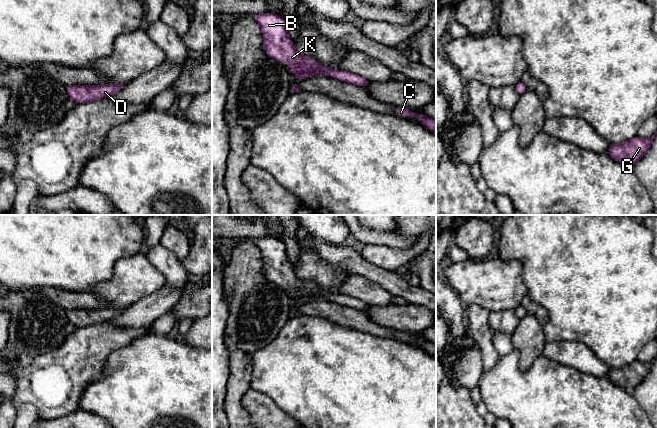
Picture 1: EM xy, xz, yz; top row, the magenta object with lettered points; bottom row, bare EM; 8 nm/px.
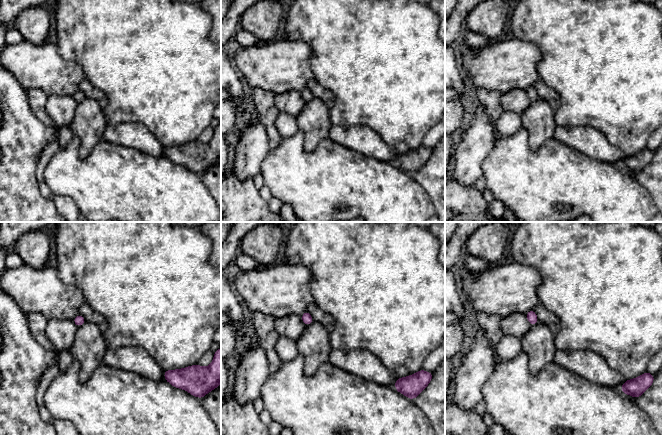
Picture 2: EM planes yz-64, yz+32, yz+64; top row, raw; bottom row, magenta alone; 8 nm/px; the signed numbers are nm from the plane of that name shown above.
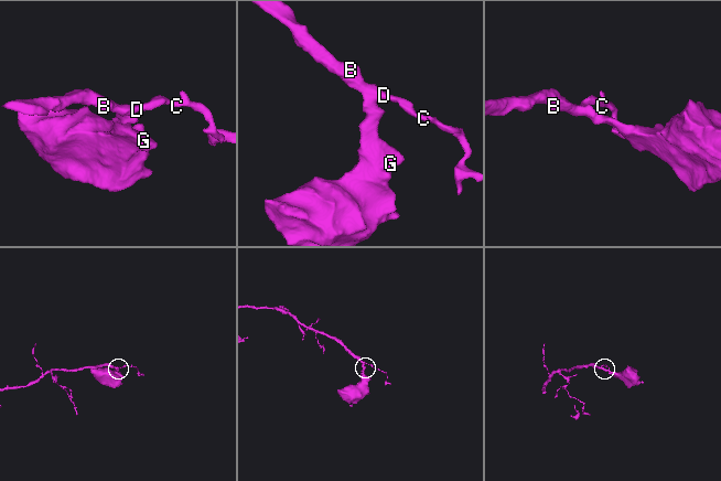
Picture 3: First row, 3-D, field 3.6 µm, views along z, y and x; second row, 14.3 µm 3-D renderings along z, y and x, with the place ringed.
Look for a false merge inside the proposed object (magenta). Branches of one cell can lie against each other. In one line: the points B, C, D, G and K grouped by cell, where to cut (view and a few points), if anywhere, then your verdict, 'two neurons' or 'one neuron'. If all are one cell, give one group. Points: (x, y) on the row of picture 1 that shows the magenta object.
B C D G K; no cut; one neuron

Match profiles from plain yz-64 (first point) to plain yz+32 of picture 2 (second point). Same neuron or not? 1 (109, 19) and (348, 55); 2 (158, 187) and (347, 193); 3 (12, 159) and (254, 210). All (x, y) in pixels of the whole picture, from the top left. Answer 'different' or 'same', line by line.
1: same
2: same
3: same

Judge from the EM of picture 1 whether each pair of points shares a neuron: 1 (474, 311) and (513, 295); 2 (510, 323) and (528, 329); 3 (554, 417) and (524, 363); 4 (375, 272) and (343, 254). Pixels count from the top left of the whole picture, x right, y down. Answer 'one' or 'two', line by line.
1: two
2: two
3: two
4: one

